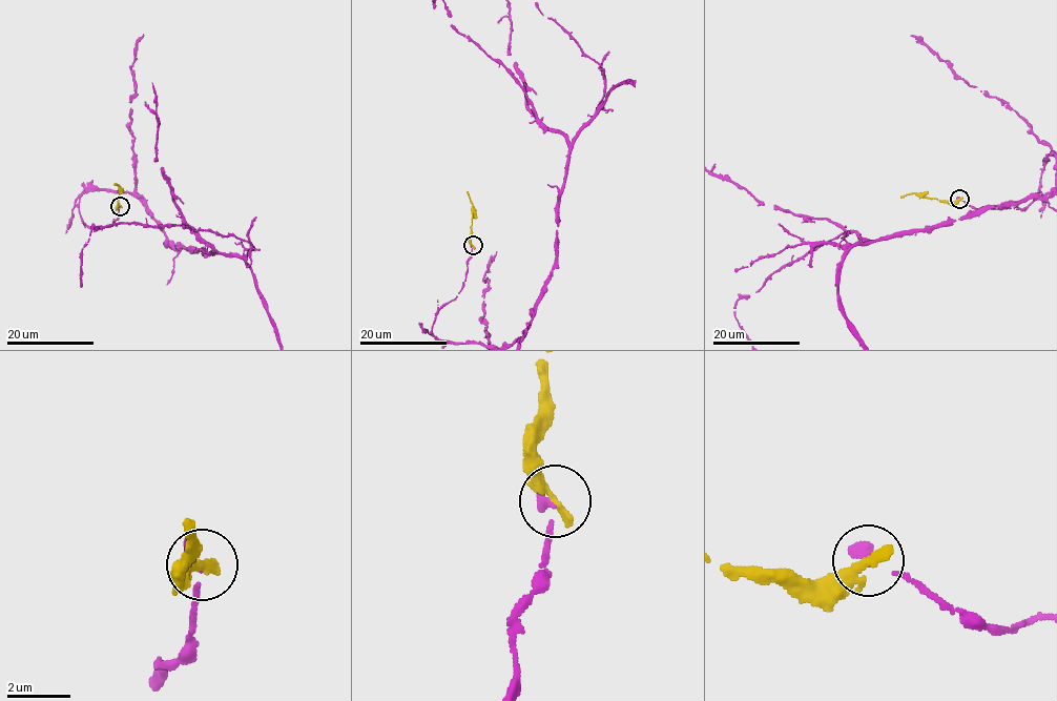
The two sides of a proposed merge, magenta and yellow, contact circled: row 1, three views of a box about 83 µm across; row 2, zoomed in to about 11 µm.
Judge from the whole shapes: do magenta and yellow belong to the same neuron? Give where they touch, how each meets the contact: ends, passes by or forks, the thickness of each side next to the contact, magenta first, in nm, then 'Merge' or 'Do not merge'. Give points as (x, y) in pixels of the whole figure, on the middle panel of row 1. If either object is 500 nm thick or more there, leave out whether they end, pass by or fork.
Place: (473, 245). At the ring magenta ends. At the ring yellow ends. Thickness 320 nm (magenta) against 320 nm. Do not merge

